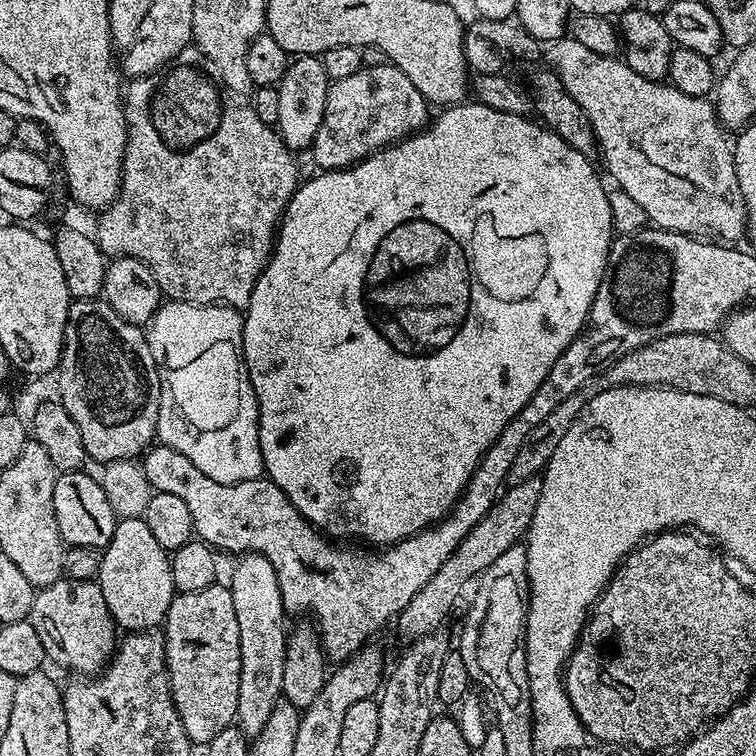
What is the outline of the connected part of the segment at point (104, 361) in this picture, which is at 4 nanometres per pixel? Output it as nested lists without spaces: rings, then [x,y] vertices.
[[[103,299],[73,300],[59,376],[58,399],[66,414],[78,422],[89,461],[100,460],[106,465],[112,460],[136,460],[153,447],[160,409],[160,375],[143,327],[123,320]]]

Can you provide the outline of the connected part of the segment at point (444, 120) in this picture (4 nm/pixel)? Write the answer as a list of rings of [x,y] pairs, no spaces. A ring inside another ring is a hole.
[[[461,102],[445,107],[440,117],[433,119],[423,130],[414,136],[408,136],[398,144],[389,144],[381,148],[372,156],[358,161],[350,168],[337,168],[335,170],[324,170],[319,174],[305,179],[297,187],[296,192],[290,198],[290,202],[284,211],[284,218],[280,222],[276,233],[276,247],[272,249],[272,257],[268,259],[268,265],[261,272],[258,282],[254,286],[254,294],[250,298],[244,318],[244,365],[248,371],[248,377],[252,383],[252,389],[256,395],[258,406],[258,442],[262,450],[262,462],[267,479],[272,480],[294,502],[298,514],[309,520],[317,530],[329,538],[340,538],[336,536],[353,536],[353,541],[363,542],[368,546],[387,546],[405,540],[407,536],[413,536],[423,528],[429,528],[437,520],[444,519],[448,511],[455,506],[456,500],[464,491],[464,487],[470,482],[478,462],[486,454],[493,442],[506,430],[510,418],[530,402],[534,390],[542,386],[542,378],[550,374],[550,366],[558,362],[558,354],[574,342],[574,338],[584,329],[588,323],[590,306],[594,302],[594,294],[602,282],[604,267],[608,261],[608,248],[614,239],[614,229],[610,218],[610,202],[606,188],[600,185],[600,176],[596,173],[593,161],[587,156],[578,154],[558,134],[554,134],[543,123],[537,122],[528,116],[518,114],[504,114],[502,110],[490,110],[490,106],[479,102]]]

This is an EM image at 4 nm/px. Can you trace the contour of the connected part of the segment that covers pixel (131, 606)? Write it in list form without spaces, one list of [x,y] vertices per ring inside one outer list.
[[[143,518],[117,519],[114,538],[102,550],[98,583],[102,590],[102,598],[106,598],[106,606],[113,620],[125,633],[156,630],[163,625],[166,614],[170,610],[170,602],[178,595],[174,578],[170,574],[171,565],[170,554],[165,548],[158,546],[150,526],[146,526]]]

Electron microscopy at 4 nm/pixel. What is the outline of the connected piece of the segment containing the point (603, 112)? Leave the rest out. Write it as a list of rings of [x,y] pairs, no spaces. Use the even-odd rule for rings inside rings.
[[[571,38],[551,41],[547,48],[547,67],[555,72],[562,86],[566,86],[570,98],[582,106],[586,118],[590,118],[599,155],[604,155],[604,164],[616,179],[615,187],[630,194],[630,198],[634,198],[634,202],[646,210],[649,221],[655,227],[694,237],[701,235],[701,228],[712,235],[709,237],[724,242],[745,239],[748,215],[742,190],[738,186],[738,174],[734,174],[732,144],[729,137],[728,140],[724,137],[725,129],[716,116],[711,99],[682,94],[682,90],[667,82],[642,78],[642,74],[634,74],[623,59],[594,54],[582,46],[582,42]]]

